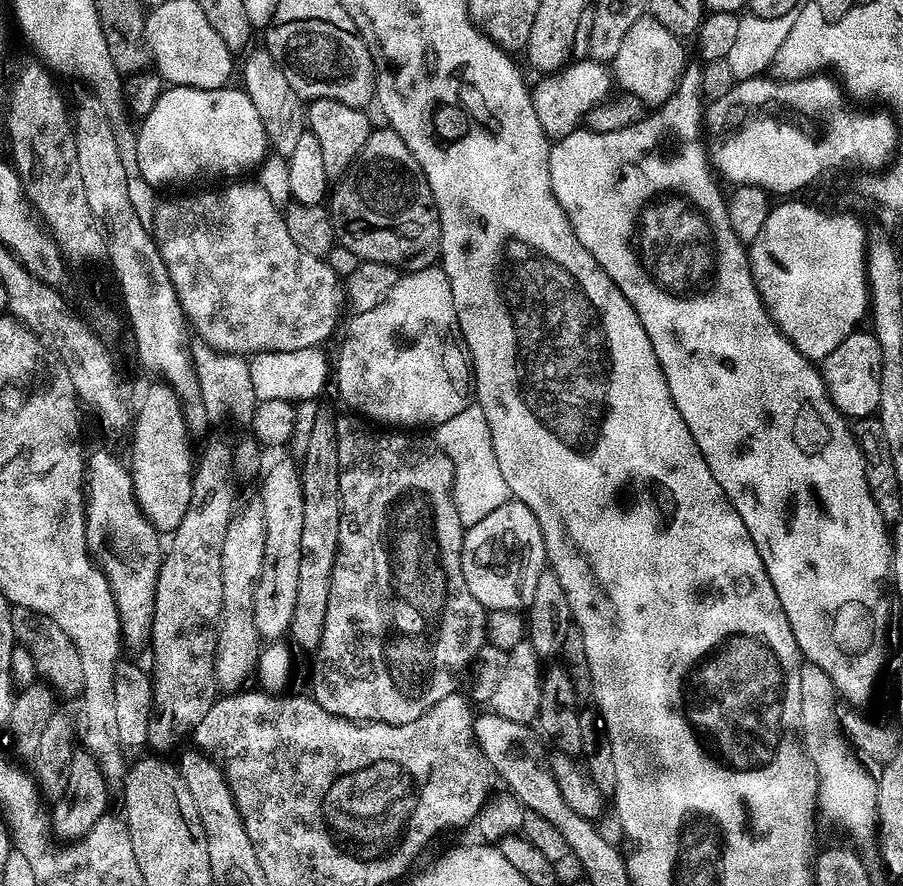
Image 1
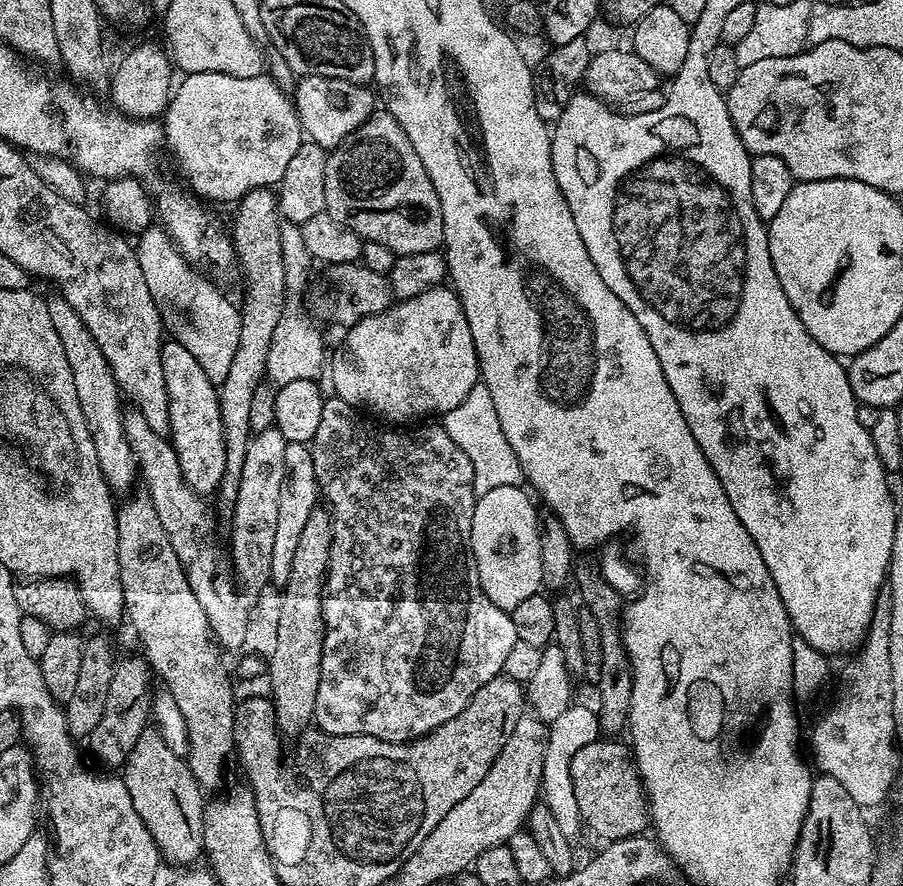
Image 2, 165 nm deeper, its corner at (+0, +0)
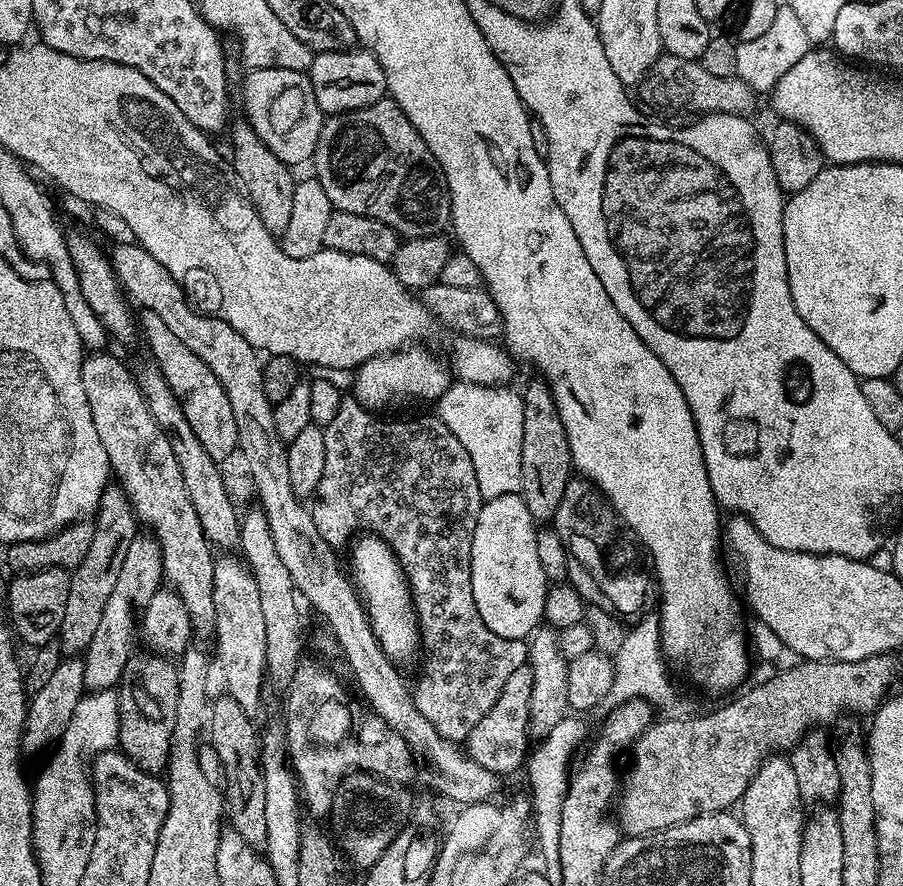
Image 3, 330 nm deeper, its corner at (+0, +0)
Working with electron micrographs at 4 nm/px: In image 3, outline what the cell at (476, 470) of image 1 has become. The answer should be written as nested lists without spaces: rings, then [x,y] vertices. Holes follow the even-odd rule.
[[[453,382],[435,401],[434,412],[440,417],[462,442],[470,462],[474,464],[474,474],[478,478],[478,490],[484,500],[493,500],[502,494],[517,494],[522,486],[522,410],[524,409],[524,398],[519,391],[516,392],[512,386],[489,386],[486,384],[466,384]]]

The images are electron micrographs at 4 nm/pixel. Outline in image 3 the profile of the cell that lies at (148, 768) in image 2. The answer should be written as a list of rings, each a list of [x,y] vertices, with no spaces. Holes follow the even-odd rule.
[[[144,653],[129,656],[118,685],[120,709],[119,751],[133,760],[143,772],[160,774],[168,767],[170,738],[174,730],[180,673],[177,665],[167,656]]]

